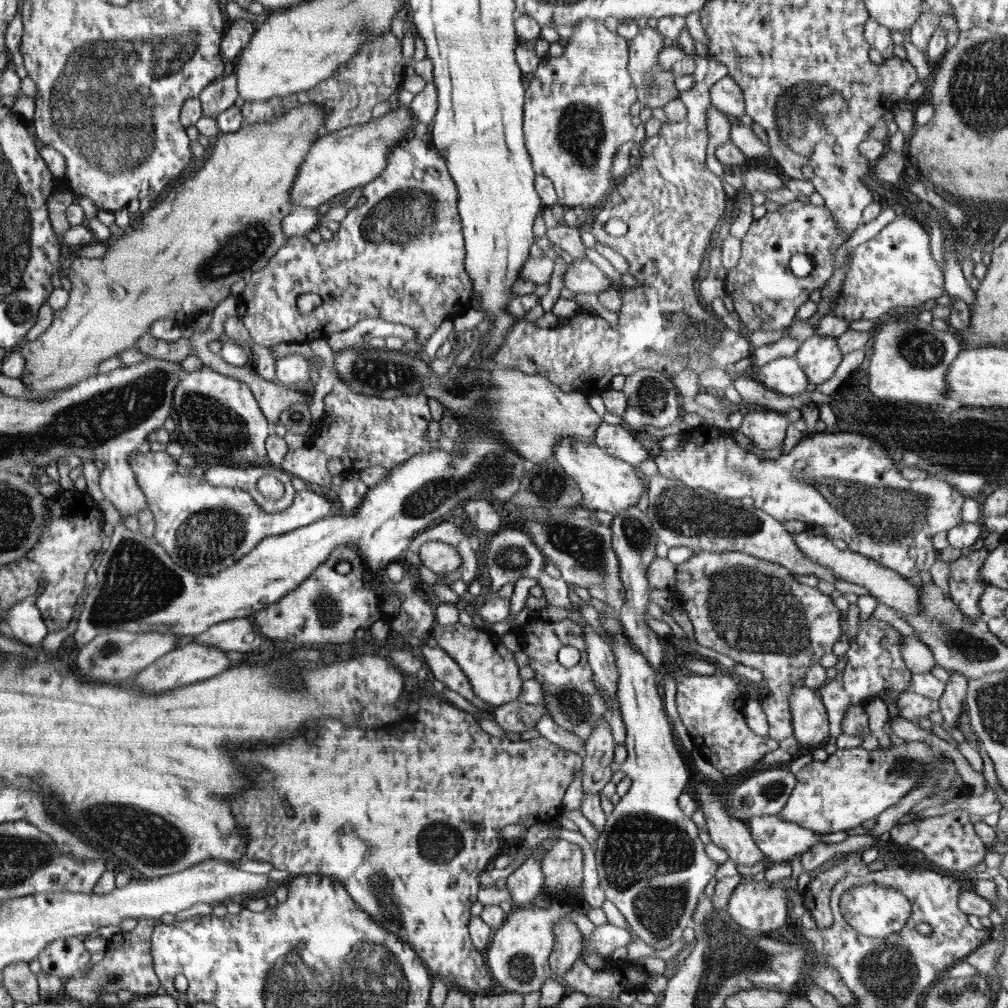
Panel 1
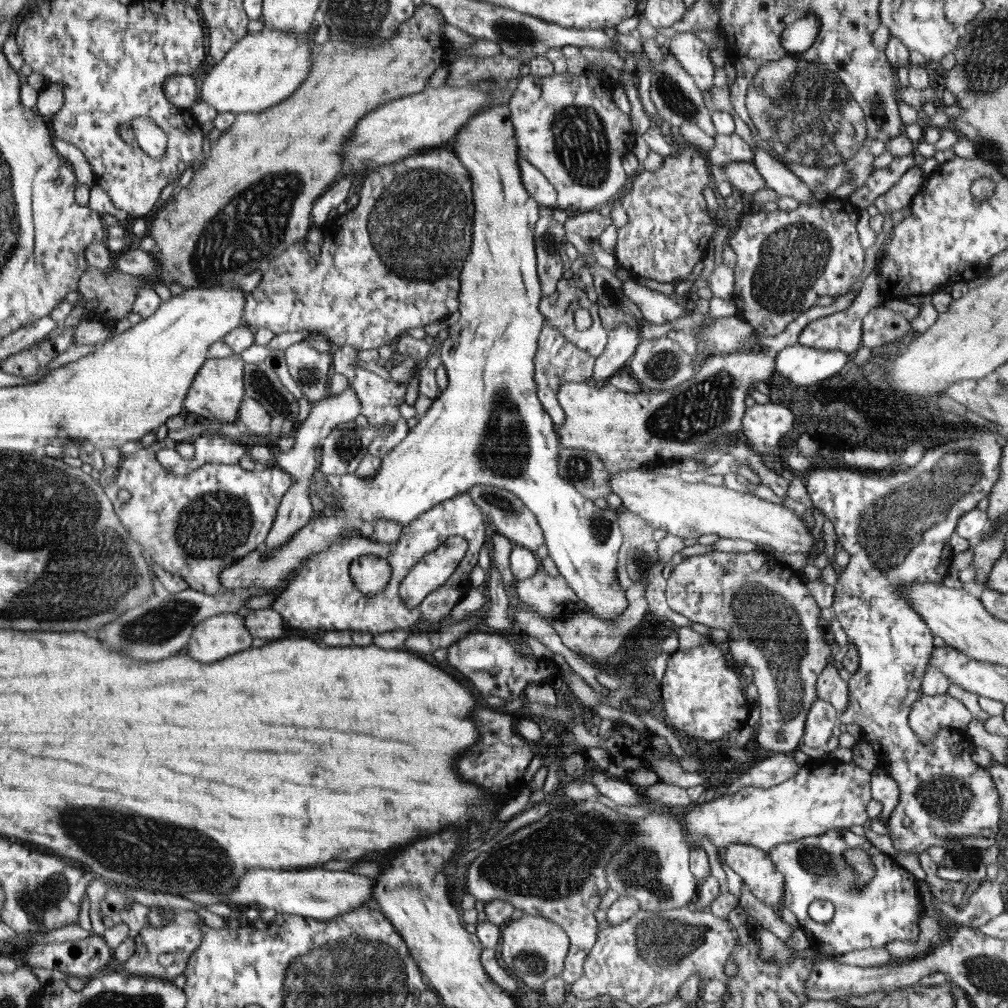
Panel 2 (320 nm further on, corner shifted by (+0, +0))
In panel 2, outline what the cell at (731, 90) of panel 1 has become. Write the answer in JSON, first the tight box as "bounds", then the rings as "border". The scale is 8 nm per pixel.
{"bounds":[668,31,714,92],"border":[[[685,31],[676,34],[669,41],[668,52],[674,55],[678,62],[684,67],[684,70],[694,79],[696,86],[702,91],[707,92],[714,85],[714,64],[708,56],[709,48],[692,31]]]}

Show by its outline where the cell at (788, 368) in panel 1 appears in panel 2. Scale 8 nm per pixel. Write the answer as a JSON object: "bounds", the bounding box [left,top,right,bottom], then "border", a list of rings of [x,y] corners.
{"bounds":[774,343,849,386],"border":[[[800,343],[774,355],[775,369],[798,386],[810,386],[830,379],[840,372],[849,356],[838,350],[818,350]]]}

